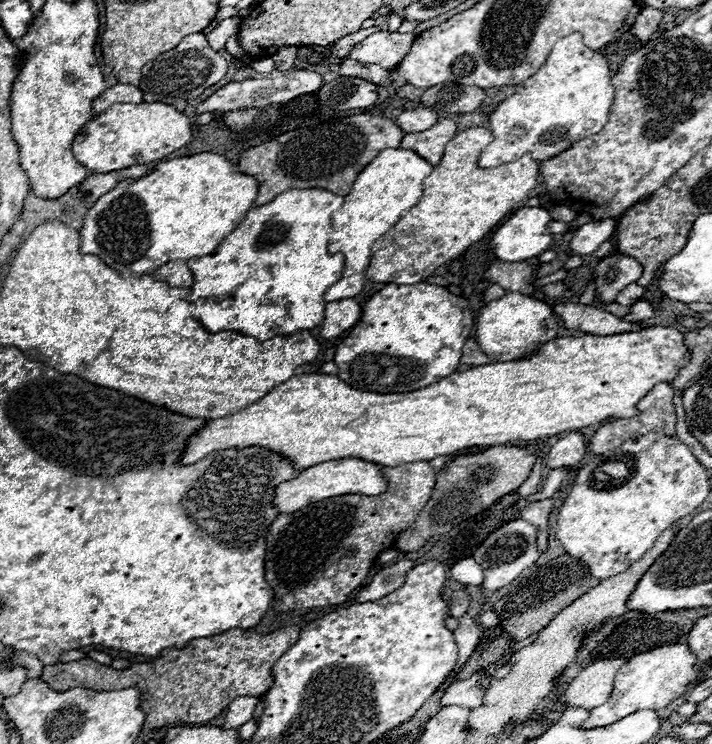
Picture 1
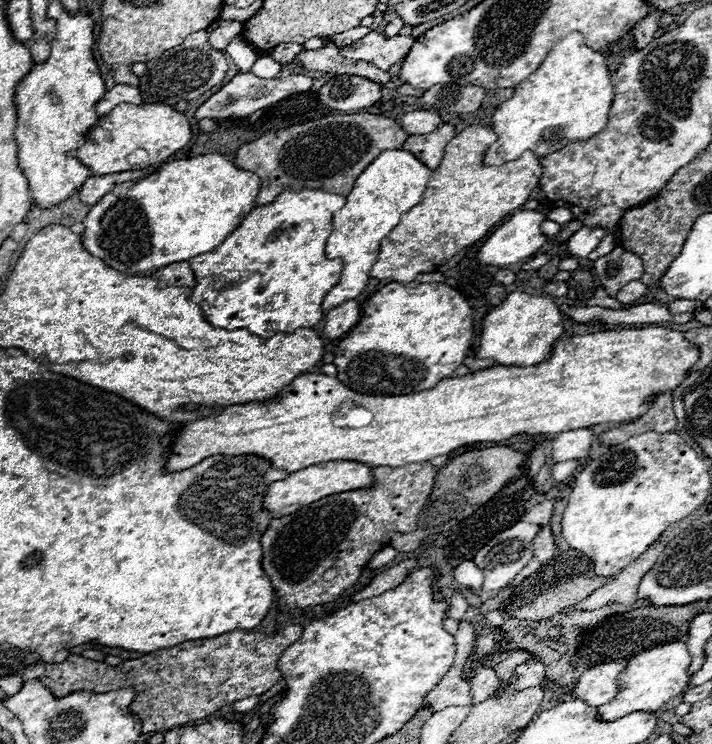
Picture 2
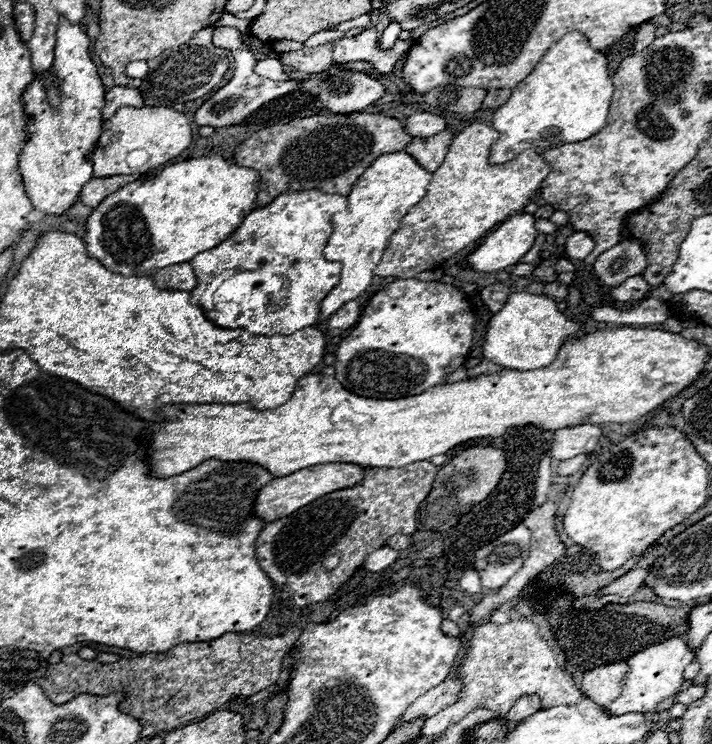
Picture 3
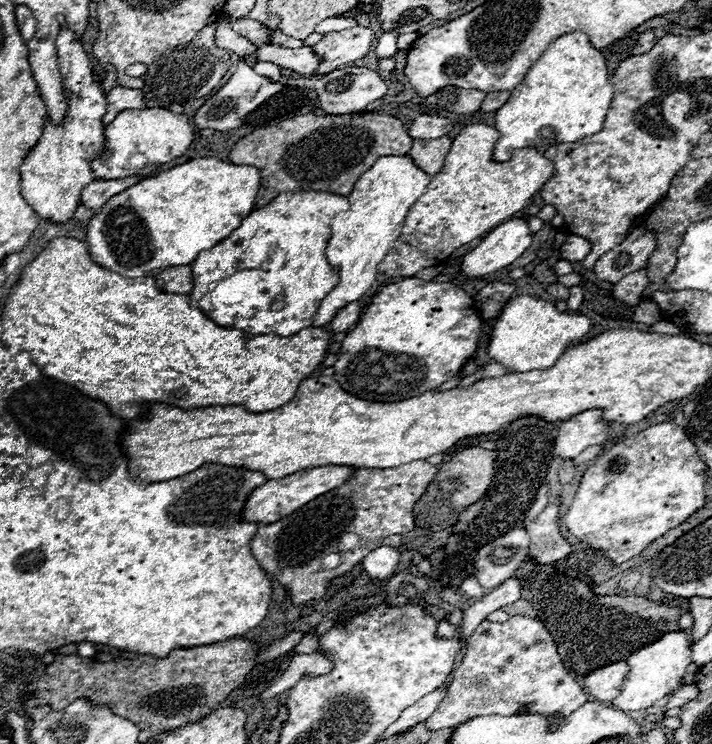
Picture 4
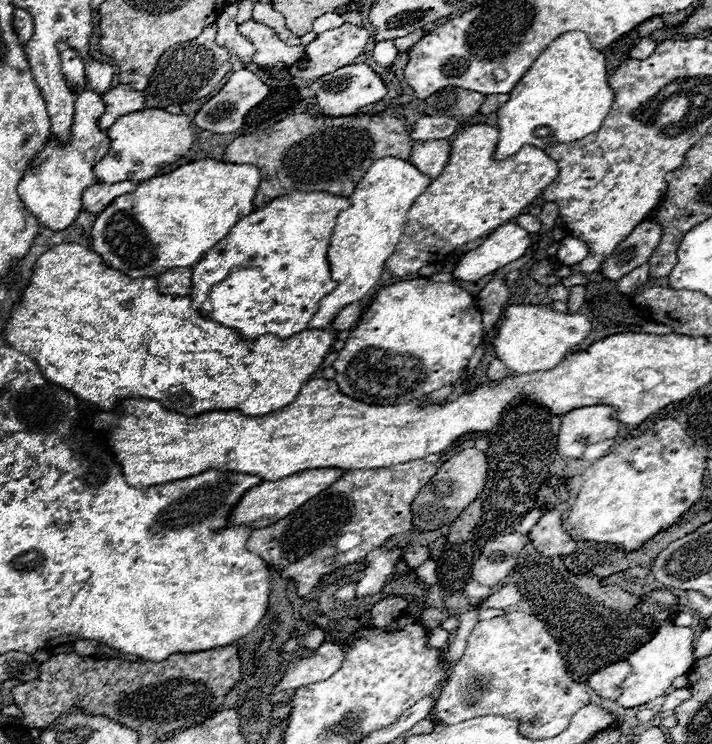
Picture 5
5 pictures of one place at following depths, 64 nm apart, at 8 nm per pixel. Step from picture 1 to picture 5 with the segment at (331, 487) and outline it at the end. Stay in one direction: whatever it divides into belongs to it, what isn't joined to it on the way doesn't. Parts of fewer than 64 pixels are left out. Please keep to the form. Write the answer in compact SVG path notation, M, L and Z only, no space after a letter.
M316 468L316 470L296 472L296 474L286 476L282 480L262 482L258 486L250 488L242 496L242 500L238 502L238 506L230 514L230 526L244 524L244 526L252 526L252 528L266 528L266 526L282 520L284 516L288 516L290 512L294 512L302 504L306 504L310 498L318 496L322 490L330 488L342 476L344 476L344 470L340 470L340 468Z

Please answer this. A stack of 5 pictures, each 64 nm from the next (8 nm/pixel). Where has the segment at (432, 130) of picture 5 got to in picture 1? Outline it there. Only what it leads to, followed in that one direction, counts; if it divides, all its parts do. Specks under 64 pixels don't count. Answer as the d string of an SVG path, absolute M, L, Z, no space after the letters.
M412 108L402 112L396 124L402 128L402 132L420 132L432 128L438 120L440 120L438 114L432 112L430 108Z

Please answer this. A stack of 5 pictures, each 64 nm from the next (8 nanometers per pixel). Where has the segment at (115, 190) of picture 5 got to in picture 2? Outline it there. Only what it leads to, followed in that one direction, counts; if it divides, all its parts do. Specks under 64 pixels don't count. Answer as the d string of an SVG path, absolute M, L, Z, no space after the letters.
M130 170L130 172L116 172L116 174L108 174L108 176L90 176L82 188L80 188L80 200L84 204L94 206L104 194L108 194L110 190L114 190L114 186L128 182L128 180L140 180L146 176L146 170Z

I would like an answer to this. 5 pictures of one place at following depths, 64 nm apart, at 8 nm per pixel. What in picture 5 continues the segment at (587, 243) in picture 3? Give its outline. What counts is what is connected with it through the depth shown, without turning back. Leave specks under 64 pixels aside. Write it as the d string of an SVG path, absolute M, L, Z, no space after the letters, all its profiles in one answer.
M568 236L568 238L564 238L564 240L560 242L558 260L560 260L562 264L566 264L566 266L578 264L578 262L582 262L582 260L588 256L588 250L590 250L590 248L588 248L586 242Z

